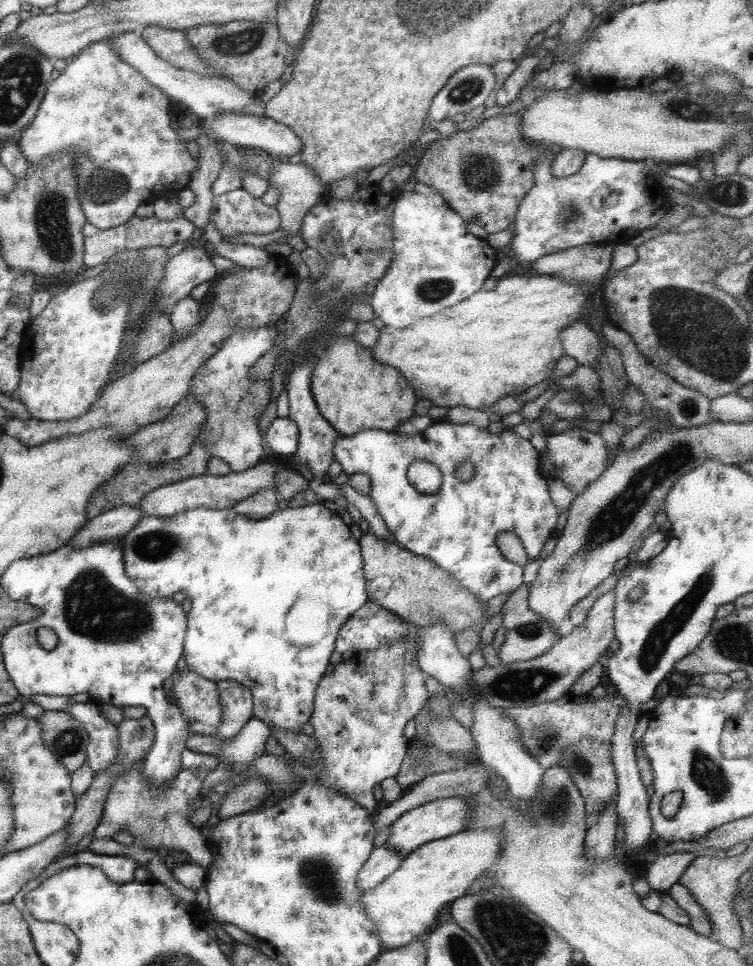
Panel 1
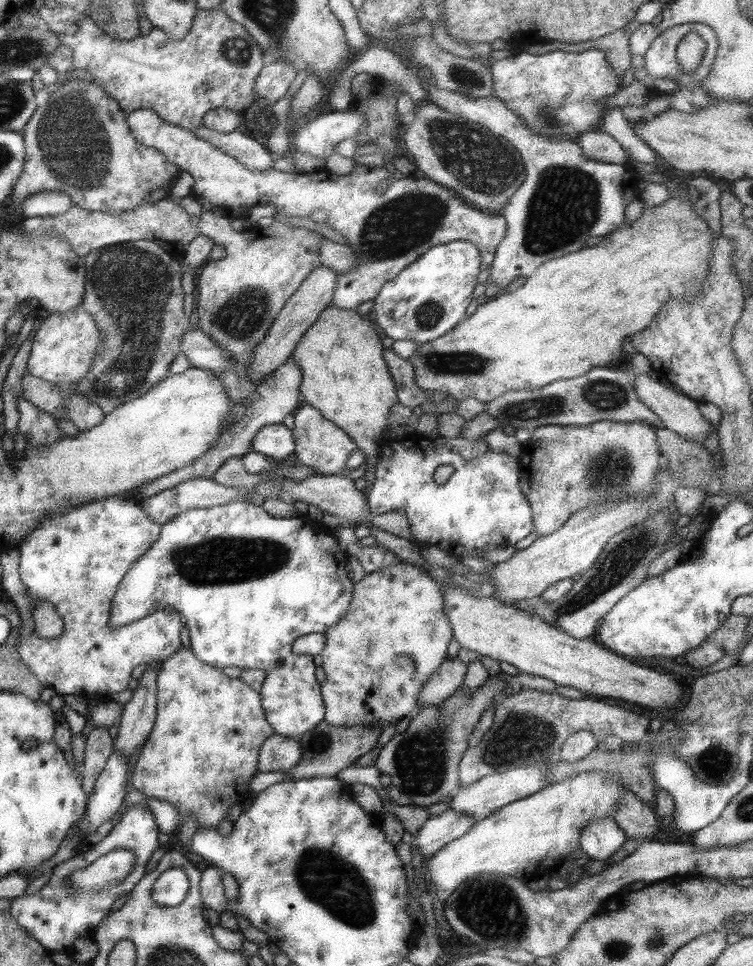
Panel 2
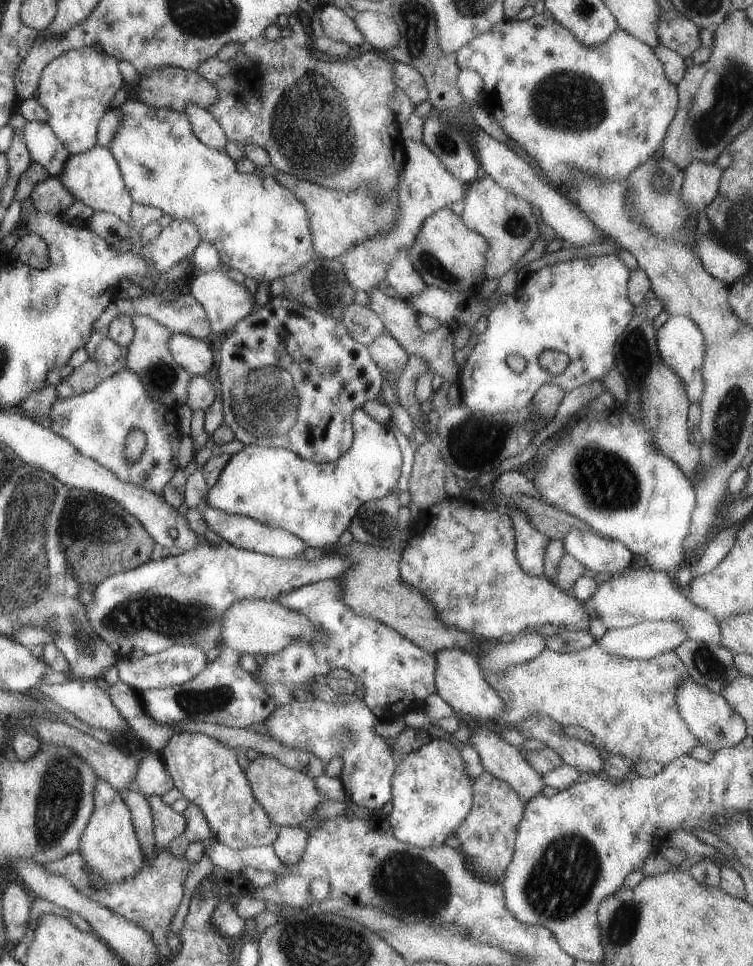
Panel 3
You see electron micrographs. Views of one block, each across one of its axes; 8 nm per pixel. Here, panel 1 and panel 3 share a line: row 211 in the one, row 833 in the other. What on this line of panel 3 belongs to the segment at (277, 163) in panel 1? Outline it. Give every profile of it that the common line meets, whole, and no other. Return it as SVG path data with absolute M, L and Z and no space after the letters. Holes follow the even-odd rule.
M280 827L271 848L284 865L295 864L304 855L308 838L309 833L303 827Z

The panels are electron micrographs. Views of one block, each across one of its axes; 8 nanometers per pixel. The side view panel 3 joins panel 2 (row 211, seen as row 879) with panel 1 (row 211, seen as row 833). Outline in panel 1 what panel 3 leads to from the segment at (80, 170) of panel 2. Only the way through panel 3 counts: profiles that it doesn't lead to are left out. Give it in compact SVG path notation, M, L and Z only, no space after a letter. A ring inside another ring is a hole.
M94 42L72 58L61 73L55 74L34 120L18 136L19 148L29 165L42 163L46 156L60 151L70 152L74 156L78 199L87 223L108 230L130 220L140 206L167 199L166 196L176 198L187 188L199 160L190 155L187 142L172 129L171 105L171 99L126 65L110 43Z

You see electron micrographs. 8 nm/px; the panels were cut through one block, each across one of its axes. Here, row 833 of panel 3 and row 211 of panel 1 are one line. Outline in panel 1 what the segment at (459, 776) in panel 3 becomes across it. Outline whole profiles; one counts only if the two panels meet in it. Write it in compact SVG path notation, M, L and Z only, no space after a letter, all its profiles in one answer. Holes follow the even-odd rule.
M416 180L404 183L399 189L392 216L392 238L394 238L394 257L386 273L378 281L370 297L367 298L386 327L406 328L414 320L434 316L444 308L450 308L468 296L482 289L484 280L497 266L497 251L488 241L472 235L466 227L467 222L449 207L436 189Z

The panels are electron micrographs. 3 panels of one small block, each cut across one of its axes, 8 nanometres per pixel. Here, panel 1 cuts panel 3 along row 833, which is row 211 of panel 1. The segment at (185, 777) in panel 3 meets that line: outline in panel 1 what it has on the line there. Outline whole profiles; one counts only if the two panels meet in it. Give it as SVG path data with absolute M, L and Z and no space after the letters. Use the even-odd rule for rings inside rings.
M243 187L214 195L212 222L223 237L238 234L270 234L280 227L279 211L267 206Z

